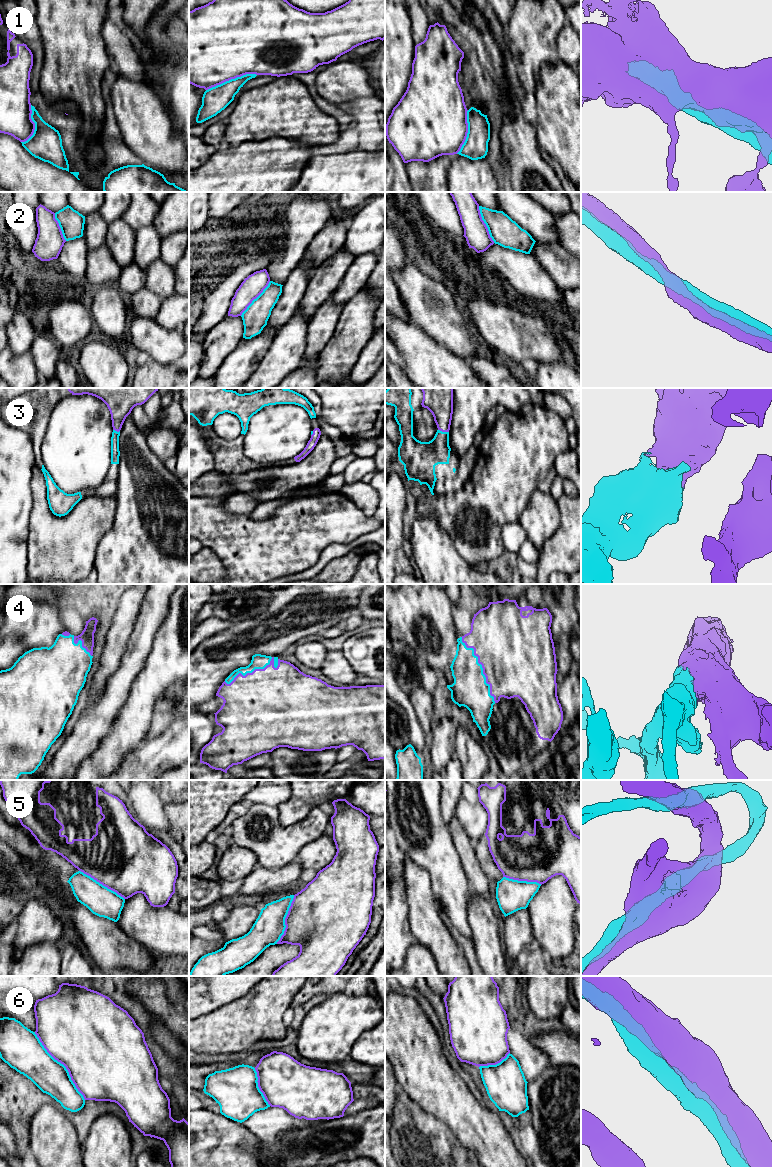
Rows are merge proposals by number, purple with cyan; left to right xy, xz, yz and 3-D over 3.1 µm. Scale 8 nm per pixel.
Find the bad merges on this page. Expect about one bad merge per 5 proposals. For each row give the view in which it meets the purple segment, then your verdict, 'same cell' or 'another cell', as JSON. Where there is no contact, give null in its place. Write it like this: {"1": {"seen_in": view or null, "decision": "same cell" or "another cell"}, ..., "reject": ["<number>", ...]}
{"1": {"seen_in": "xz", "decision": "another cell"}, "2": {"seen_in": "yz", "decision": "another cell"}, "3": {"seen_in": "yz", "decision": "same cell"}, "4": {"seen_in": "yz", "decision": "same cell"}, "5": {"seen_in": "xz", "decision": "another cell"}, "6": {"seen_in": "xy", "decision": "same cell"}, "reject": ["1", "2", "5"]}

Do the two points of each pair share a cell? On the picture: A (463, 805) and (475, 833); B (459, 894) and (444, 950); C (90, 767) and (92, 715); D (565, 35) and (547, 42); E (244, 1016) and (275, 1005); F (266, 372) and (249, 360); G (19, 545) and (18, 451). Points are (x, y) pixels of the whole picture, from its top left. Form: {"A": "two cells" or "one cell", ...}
{"A": "one cell", "B": "two cells", "C": "two cells", "D": "two cells", "E": "one cell", "F": "two cells", "G": "one cell"}

